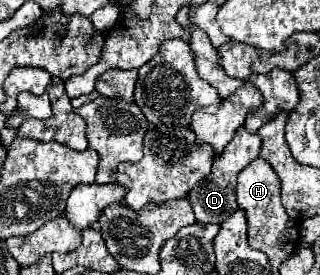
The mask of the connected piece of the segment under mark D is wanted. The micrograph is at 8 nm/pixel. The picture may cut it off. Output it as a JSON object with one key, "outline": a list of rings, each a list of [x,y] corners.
{"outline":[[[242,127],[242,131],[238,131],[238,135],[234,135],[234,139],[226,145],[222,155],[218,159],[214,159],[212,173],[206,179],[202,179],[202,183],[198,183],[198,187],[194,187],[188,195],[188,201],[192,203],[192,209],[194,209],[198,223],[204,223],[204,225],[206,223],[224,223],[238,209],[238,205],[236,205],[236,177],[258,155],[260,155],[258,133],[248,133]]]}

